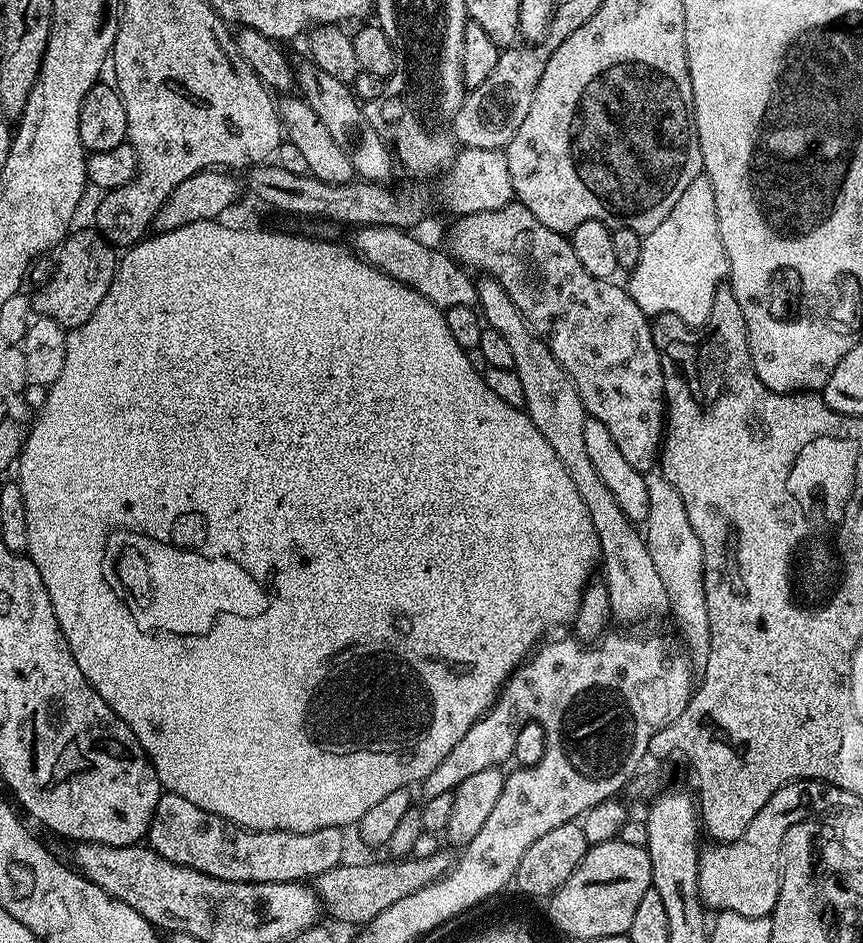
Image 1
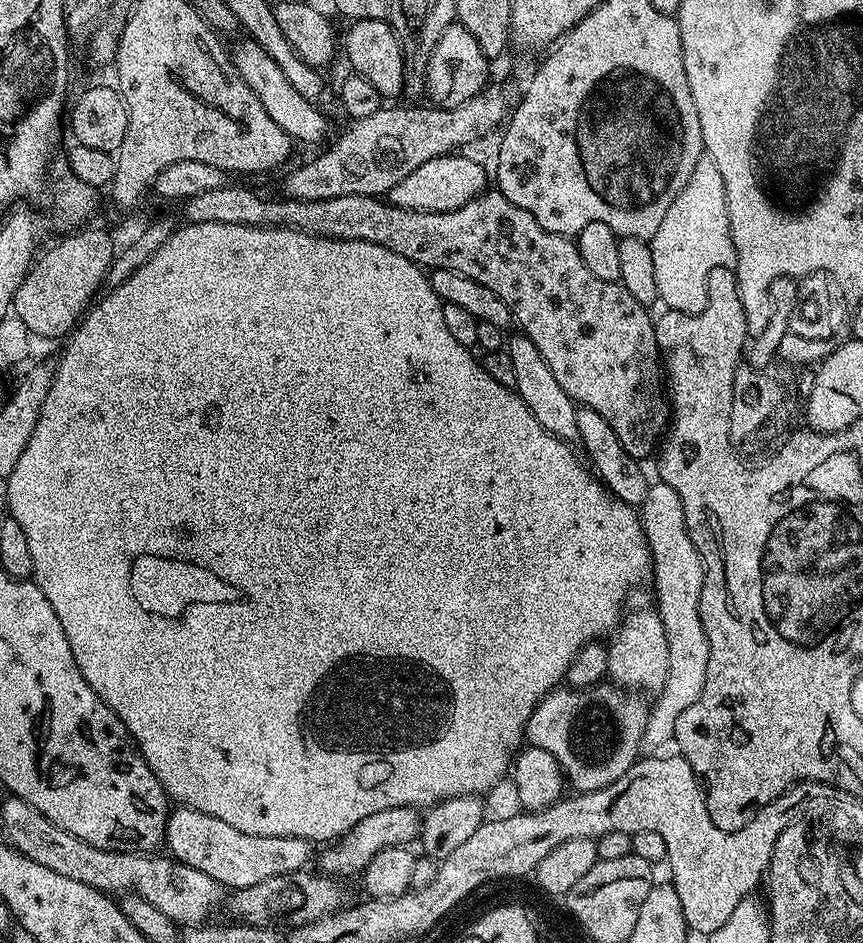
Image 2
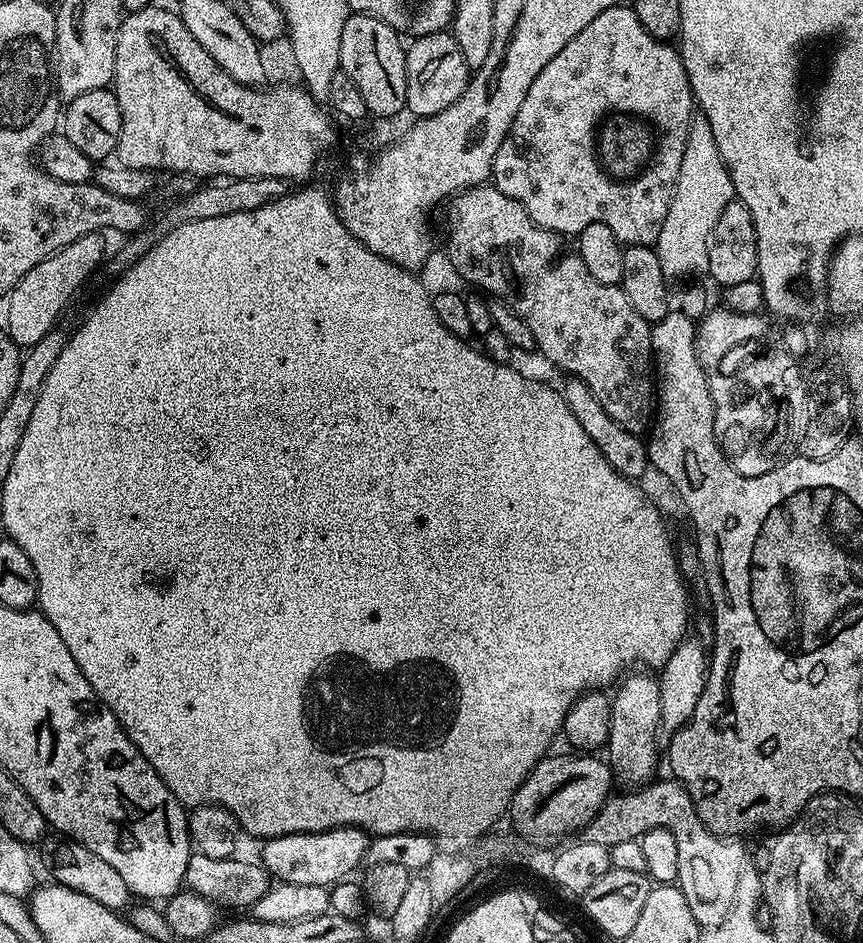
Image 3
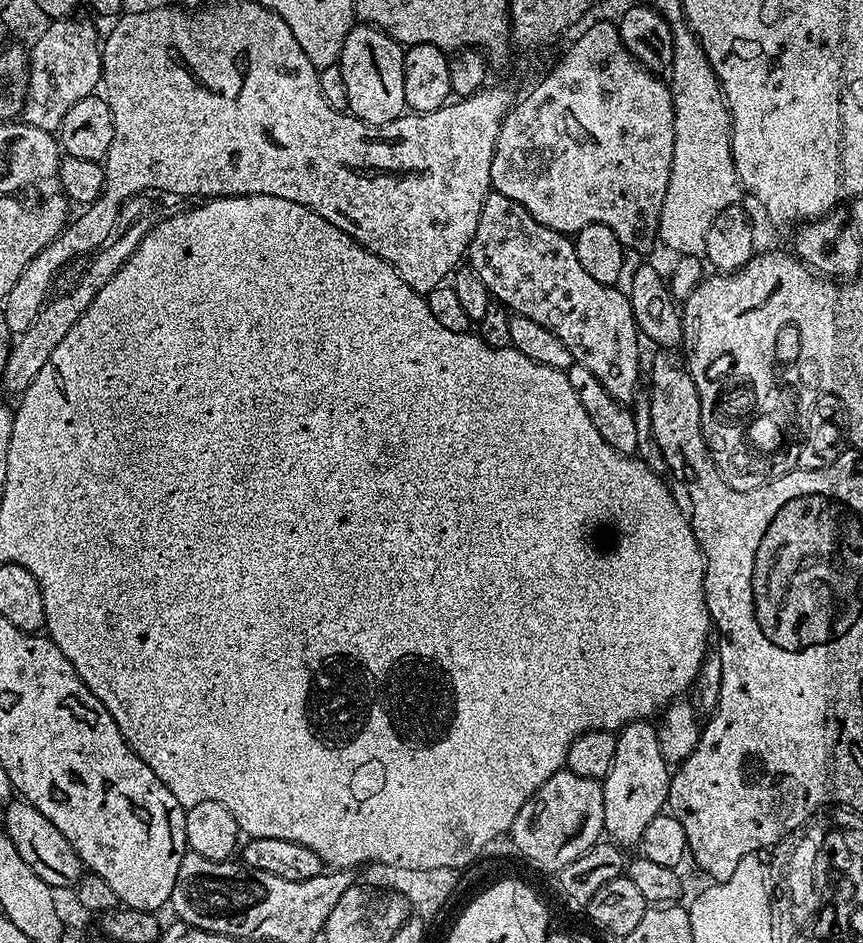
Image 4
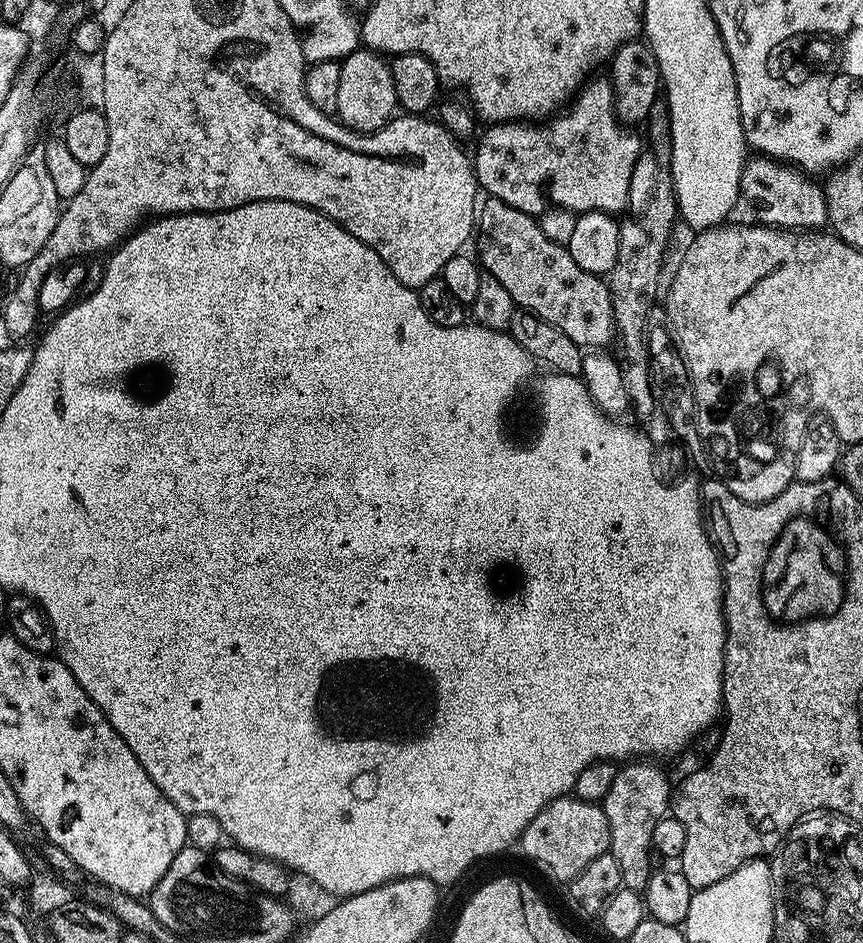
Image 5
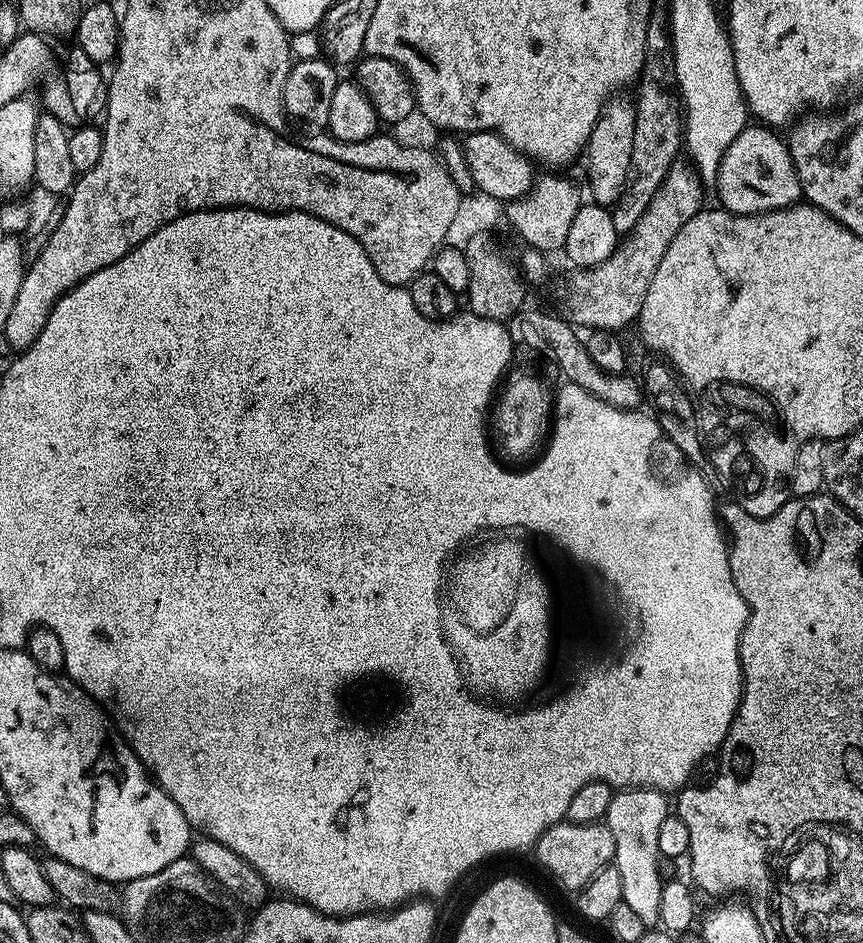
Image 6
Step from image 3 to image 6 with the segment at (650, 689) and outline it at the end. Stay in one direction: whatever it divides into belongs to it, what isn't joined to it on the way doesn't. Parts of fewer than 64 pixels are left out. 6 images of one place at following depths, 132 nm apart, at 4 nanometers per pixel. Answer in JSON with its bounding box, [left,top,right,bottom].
[606,788,669,926]

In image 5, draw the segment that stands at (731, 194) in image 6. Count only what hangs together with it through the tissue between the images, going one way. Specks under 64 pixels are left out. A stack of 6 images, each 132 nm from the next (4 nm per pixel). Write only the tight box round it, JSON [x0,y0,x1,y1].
[740,158,828,230]

